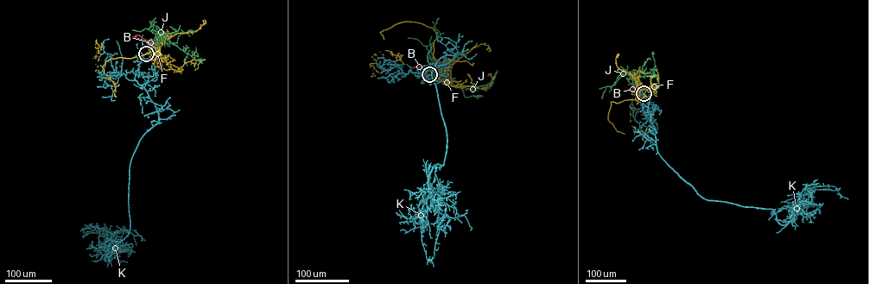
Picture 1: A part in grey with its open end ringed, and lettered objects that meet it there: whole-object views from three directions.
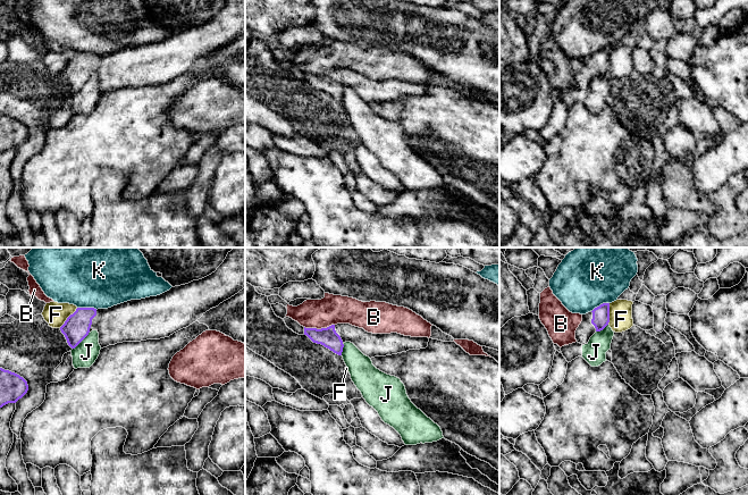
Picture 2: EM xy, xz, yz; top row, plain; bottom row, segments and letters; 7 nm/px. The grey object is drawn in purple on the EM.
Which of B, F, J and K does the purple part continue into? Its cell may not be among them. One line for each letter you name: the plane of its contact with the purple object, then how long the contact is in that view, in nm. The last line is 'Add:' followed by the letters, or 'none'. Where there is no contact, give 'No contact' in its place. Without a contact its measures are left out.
Add: none

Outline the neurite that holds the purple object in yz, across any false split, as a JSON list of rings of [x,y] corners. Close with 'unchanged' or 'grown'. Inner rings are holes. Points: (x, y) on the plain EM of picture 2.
[[[603,49],[592,57],[582,60],[582,67],[575,76],[578,89],[588,90],[590,83],[603,76],[610,68],[610,49]]]; grown

